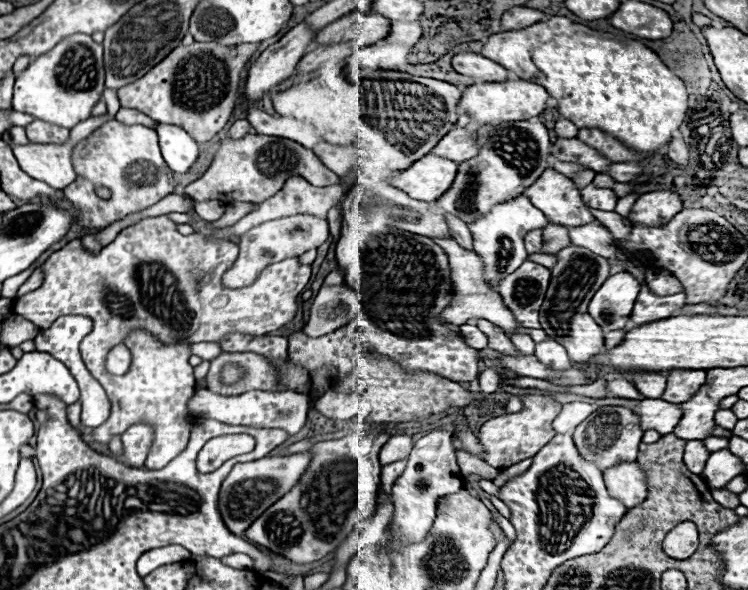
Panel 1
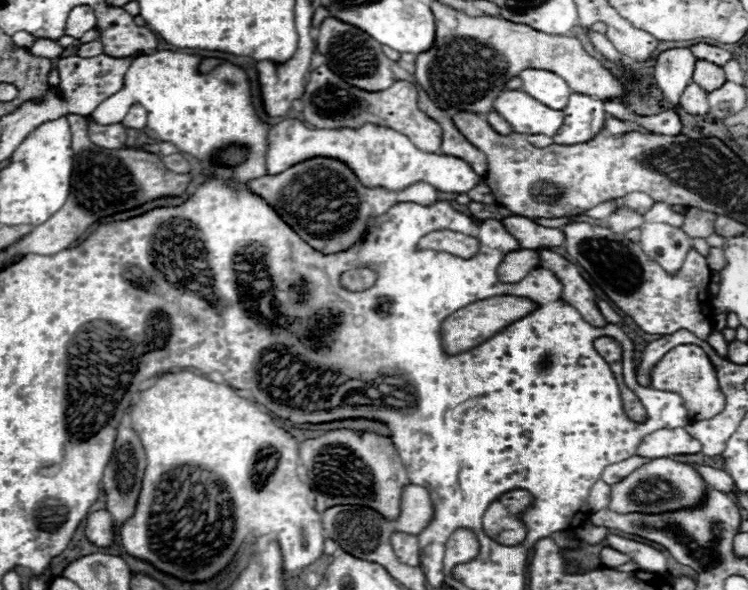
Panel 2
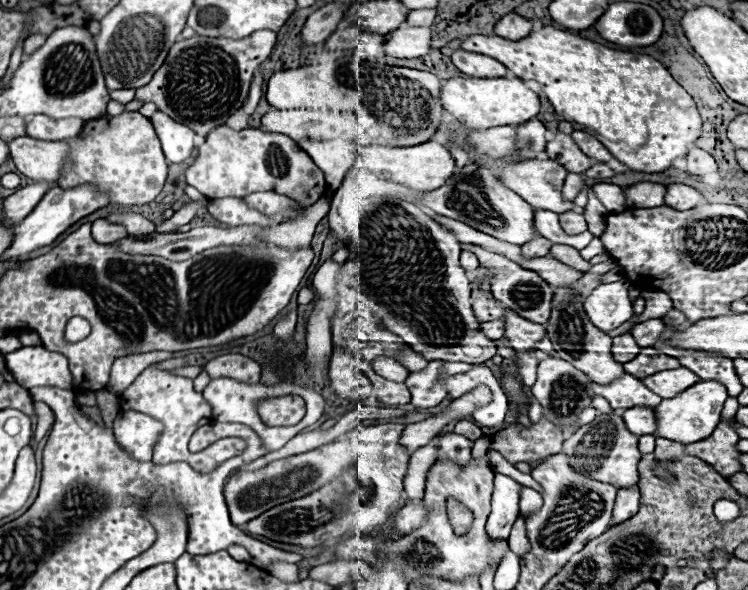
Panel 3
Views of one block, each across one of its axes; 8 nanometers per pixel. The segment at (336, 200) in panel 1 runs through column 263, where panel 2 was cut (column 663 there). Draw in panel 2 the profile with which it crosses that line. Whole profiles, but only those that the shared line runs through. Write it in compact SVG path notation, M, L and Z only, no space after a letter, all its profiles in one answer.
M656 202L654 208L648 210L648 212L644 214L644 220L646 220L646 222L664 222L664 224L672 224L672 226L680 228L682 222L684 222L684 216L672 212L668 204L664 204L664 202Z

